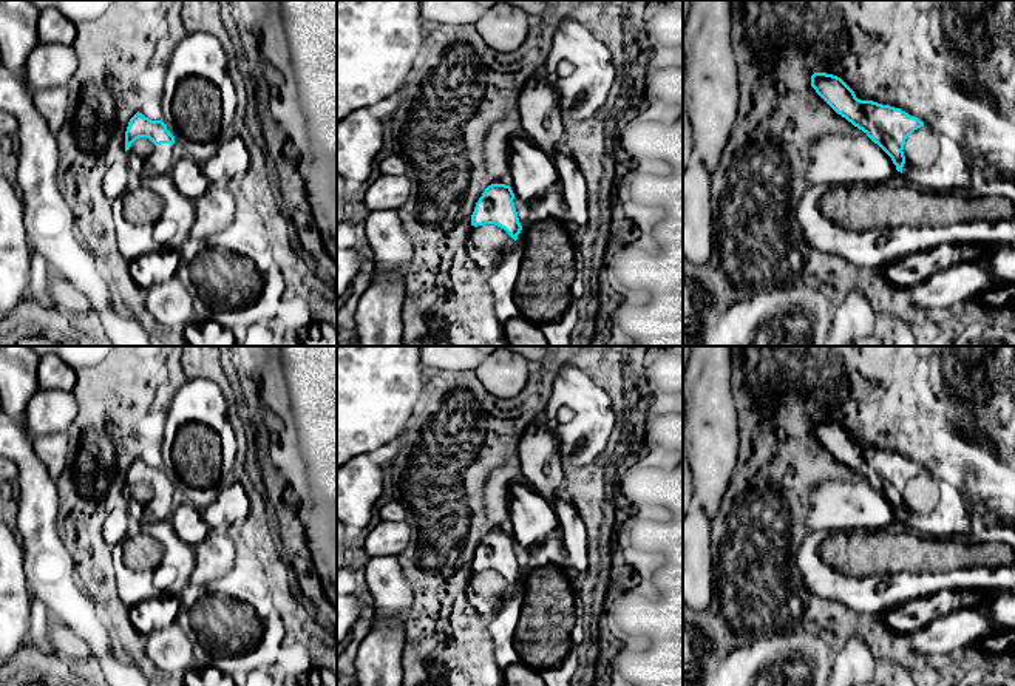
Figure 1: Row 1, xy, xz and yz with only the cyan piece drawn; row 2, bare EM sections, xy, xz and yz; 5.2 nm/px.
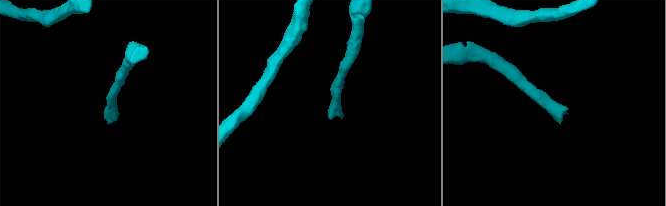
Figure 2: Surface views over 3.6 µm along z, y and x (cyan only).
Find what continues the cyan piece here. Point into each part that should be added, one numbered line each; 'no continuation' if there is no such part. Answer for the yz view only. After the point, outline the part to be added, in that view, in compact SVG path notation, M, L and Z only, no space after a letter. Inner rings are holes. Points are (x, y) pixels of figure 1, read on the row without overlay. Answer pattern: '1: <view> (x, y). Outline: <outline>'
1: yz (933, 507). Outline: M927 471L915 476L904 491L902 519L913 531L930 539L949 539L961 535L967 539L972 514L964 507L959 490Z

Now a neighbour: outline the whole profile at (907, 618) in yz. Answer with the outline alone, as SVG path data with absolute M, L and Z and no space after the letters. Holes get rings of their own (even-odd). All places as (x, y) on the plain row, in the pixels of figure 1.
M942 590L927 598L918 598L890 609L881 615L876 615L891 632L896 633L915 633L930 621L958 610L983 609L995 595L995 590L989 592L959 592Z

